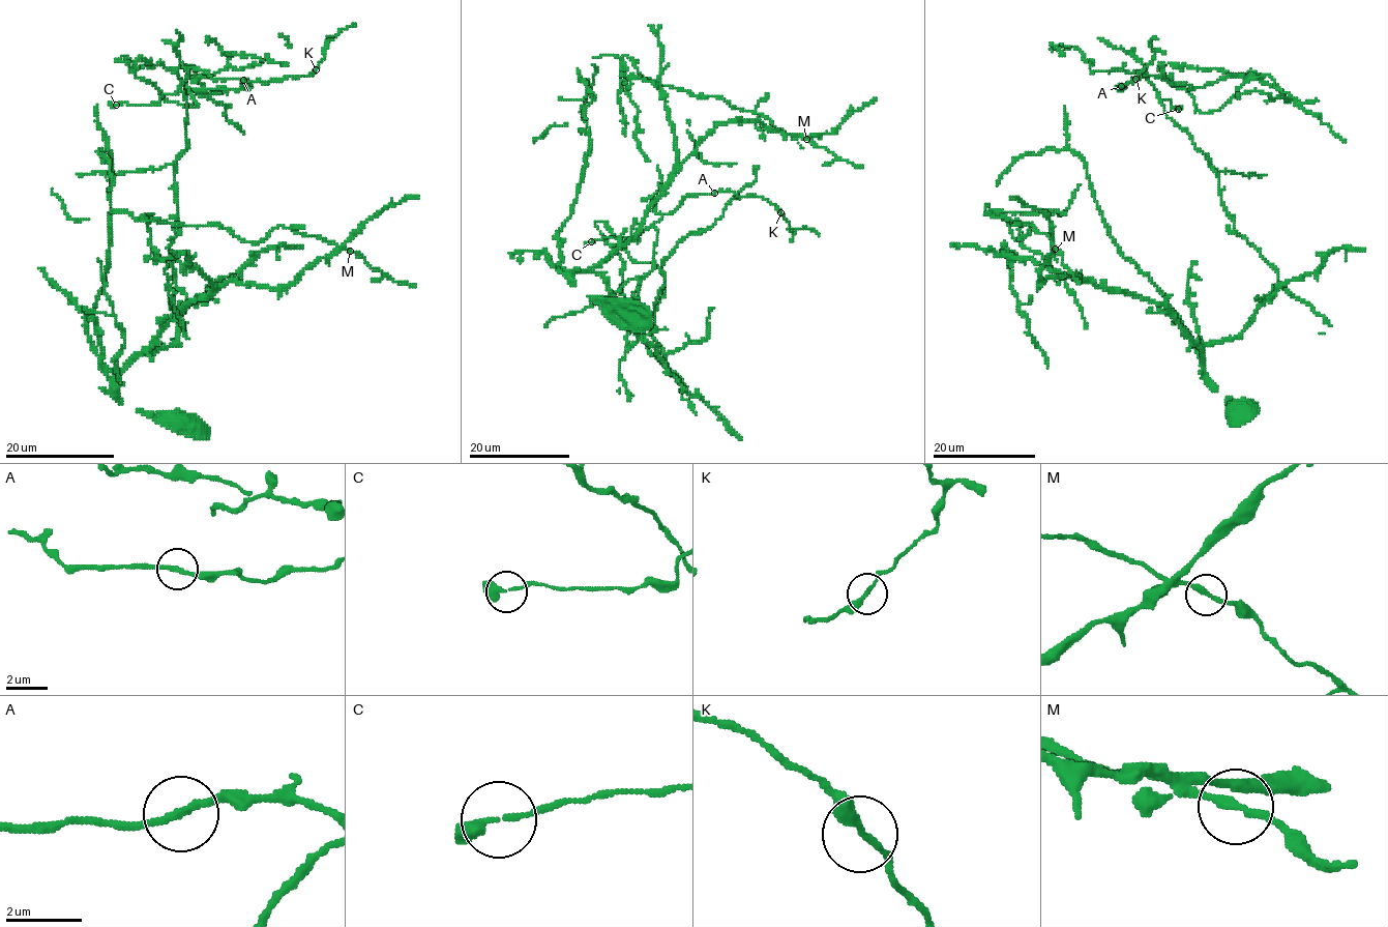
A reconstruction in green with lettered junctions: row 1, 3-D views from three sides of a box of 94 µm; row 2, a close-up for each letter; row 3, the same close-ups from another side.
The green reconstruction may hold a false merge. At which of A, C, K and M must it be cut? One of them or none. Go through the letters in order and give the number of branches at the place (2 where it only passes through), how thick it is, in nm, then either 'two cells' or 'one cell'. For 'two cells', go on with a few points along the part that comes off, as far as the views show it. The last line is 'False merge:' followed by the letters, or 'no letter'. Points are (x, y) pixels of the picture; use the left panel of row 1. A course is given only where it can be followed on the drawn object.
A: 2 branches meet; 190 nm thick; one cell
C: 2 branches meet; 280 nm thick; one cell
K: 2 branches meet; 240 nm thick; one cell
M: 2 branches meet; 240 nm thick; one cell
False merge: no letter

